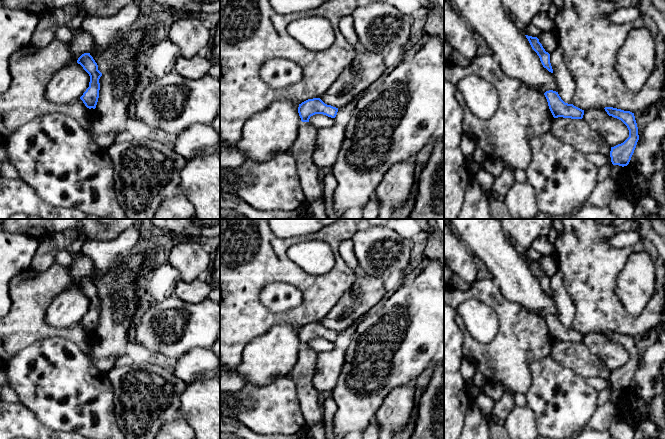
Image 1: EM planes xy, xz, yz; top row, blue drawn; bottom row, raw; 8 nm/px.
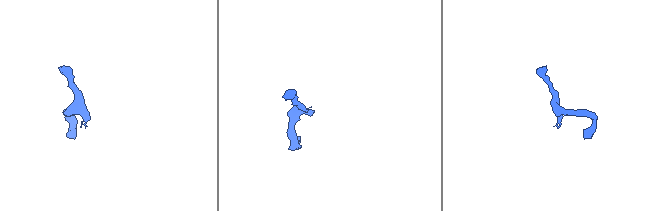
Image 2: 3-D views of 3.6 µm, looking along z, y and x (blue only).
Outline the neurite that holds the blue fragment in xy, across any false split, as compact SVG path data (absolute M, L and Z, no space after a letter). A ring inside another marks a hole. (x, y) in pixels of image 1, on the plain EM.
M90 277L82 278L78 282L77 287L80 288L90 300L89 311L86 313L80 323L87 332L95 333L99 322L99 303L102 300L102 297L98 294L98 289Z

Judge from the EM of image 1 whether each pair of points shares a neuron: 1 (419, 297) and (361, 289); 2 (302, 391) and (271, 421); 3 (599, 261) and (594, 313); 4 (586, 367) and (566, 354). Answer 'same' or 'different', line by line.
1: different
2: different
3: same
4: same

